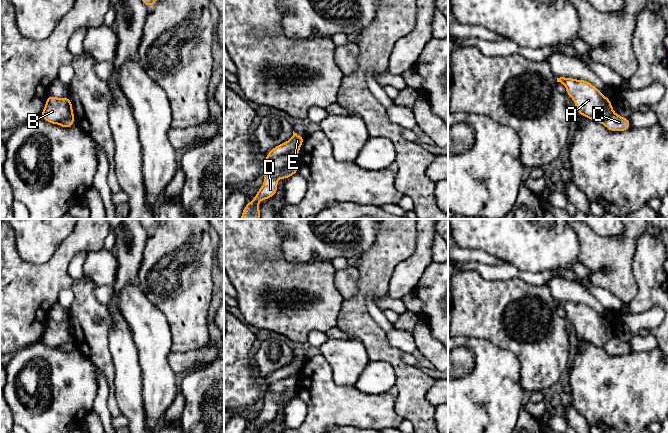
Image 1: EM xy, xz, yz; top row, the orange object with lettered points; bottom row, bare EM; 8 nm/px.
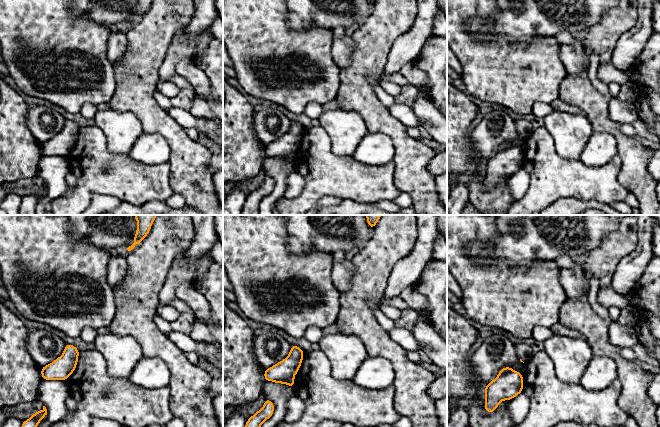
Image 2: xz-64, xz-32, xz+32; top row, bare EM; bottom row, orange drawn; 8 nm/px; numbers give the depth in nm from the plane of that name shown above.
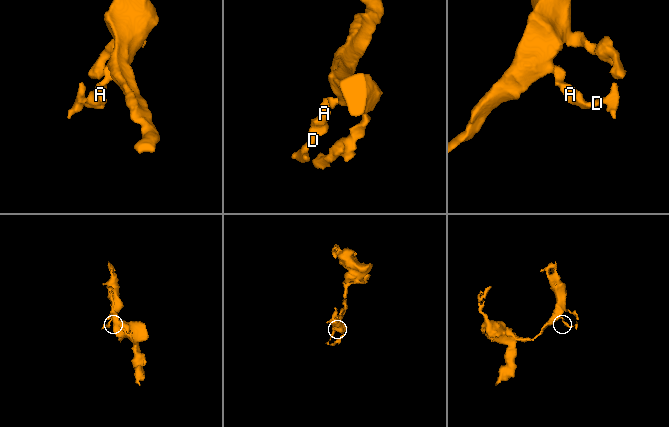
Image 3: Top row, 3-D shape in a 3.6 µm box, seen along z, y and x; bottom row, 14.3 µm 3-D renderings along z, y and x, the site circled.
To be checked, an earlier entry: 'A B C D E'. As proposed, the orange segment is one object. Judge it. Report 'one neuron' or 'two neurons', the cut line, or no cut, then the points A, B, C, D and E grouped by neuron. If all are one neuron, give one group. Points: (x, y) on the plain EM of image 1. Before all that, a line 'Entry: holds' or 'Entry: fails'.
Entry: fails
two neurons; cut in xz along (297, 376), (289, 376), (266, 385); A B E / C D

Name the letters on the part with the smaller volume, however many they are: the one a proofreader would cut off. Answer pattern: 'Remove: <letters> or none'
Remove: C, D

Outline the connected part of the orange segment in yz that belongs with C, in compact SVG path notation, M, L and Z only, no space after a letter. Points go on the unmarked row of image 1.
M613 336L603 347L610 355L626 355L630 352L630 345L628 342L619 340Z

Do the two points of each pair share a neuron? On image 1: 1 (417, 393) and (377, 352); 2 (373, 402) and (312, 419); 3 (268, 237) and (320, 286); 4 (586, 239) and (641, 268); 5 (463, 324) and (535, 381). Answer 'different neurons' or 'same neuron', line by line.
1: same neuron
2: same neuron
3: same neuron
4: different neurons
5: same neuron

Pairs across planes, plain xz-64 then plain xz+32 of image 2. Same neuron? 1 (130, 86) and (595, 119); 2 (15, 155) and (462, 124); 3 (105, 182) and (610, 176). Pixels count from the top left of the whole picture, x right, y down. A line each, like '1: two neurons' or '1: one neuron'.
1: one neuron
2: one neuron
3: one neuron

